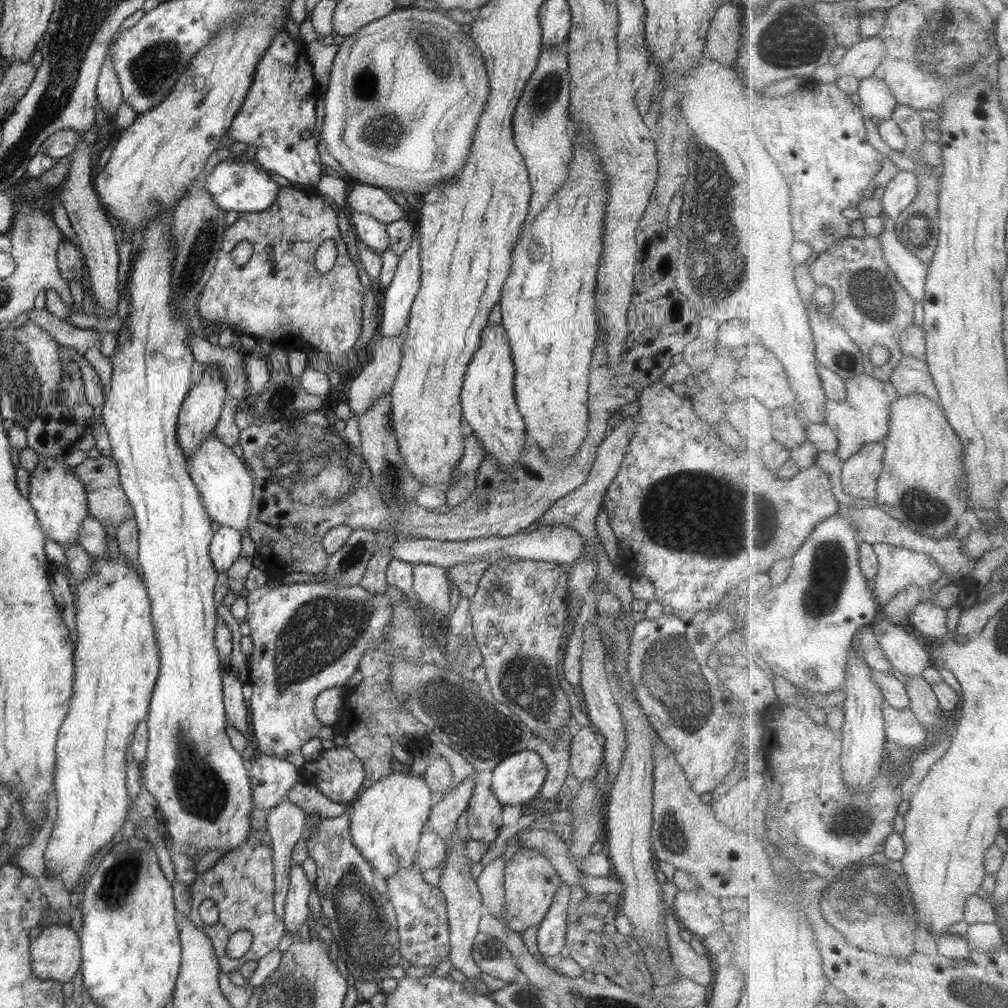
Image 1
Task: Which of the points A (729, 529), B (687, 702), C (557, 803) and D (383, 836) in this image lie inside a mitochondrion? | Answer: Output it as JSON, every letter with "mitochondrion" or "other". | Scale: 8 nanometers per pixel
{"A":"mitochondrion","B":"mitochondrion","C":"other","D":"other"}

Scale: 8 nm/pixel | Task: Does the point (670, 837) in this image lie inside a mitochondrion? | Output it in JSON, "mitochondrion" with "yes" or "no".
{"mitochondrion":"yes"}

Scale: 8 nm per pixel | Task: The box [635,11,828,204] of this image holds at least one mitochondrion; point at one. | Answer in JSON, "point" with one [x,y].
{"point":[782,45]}

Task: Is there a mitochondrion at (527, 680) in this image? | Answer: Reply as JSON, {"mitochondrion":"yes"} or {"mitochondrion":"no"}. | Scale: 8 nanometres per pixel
{"mitochondrion":"yes"}

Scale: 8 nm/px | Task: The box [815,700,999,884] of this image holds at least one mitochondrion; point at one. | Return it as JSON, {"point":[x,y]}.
{"point":[851,821]}

